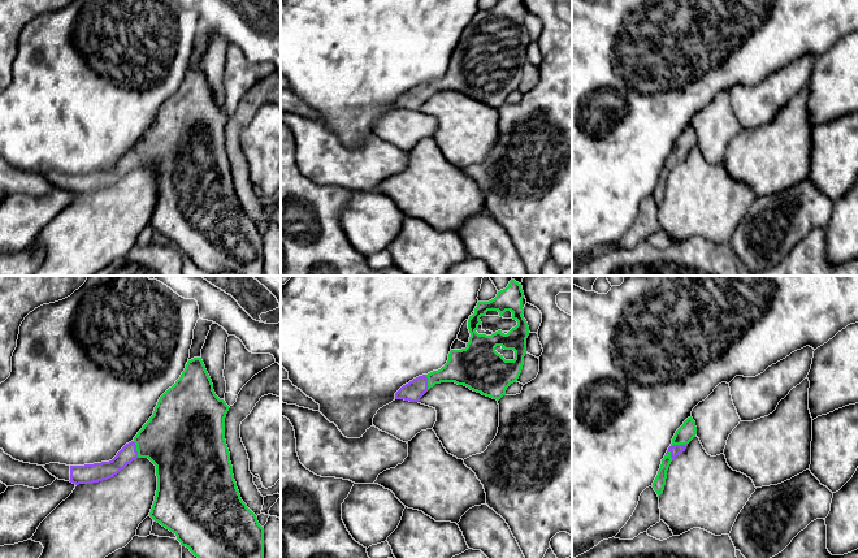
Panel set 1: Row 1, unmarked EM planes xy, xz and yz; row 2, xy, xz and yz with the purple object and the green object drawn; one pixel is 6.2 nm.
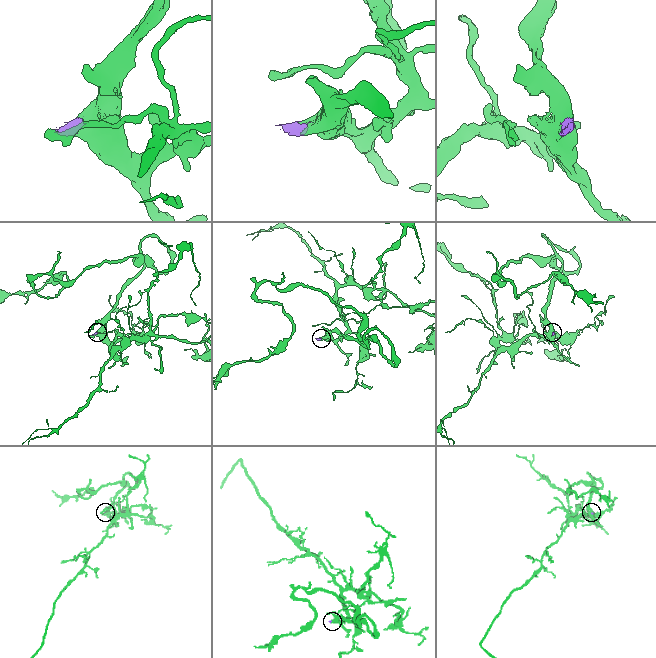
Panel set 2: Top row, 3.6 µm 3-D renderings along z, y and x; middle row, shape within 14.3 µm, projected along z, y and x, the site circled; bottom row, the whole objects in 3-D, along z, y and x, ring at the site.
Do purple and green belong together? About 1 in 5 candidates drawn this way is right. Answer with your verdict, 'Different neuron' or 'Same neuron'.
Same neuron

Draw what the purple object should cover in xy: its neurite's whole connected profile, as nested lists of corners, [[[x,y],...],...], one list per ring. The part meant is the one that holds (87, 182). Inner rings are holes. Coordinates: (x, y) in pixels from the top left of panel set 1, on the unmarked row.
[[[202,66],[187,70],[176,92],[159,108],[153,124],[109,170],[66,174],[43,174],[58,189],[75,194],[108,189],[136,166],[148,166],[156,174],[157,199],[150,225],[177,245],[182,255],[211,274],[233,271],[242,276],[263,276],[264,237],[242,209],[233,183],[225,148],[229,114],[220,108]]]

